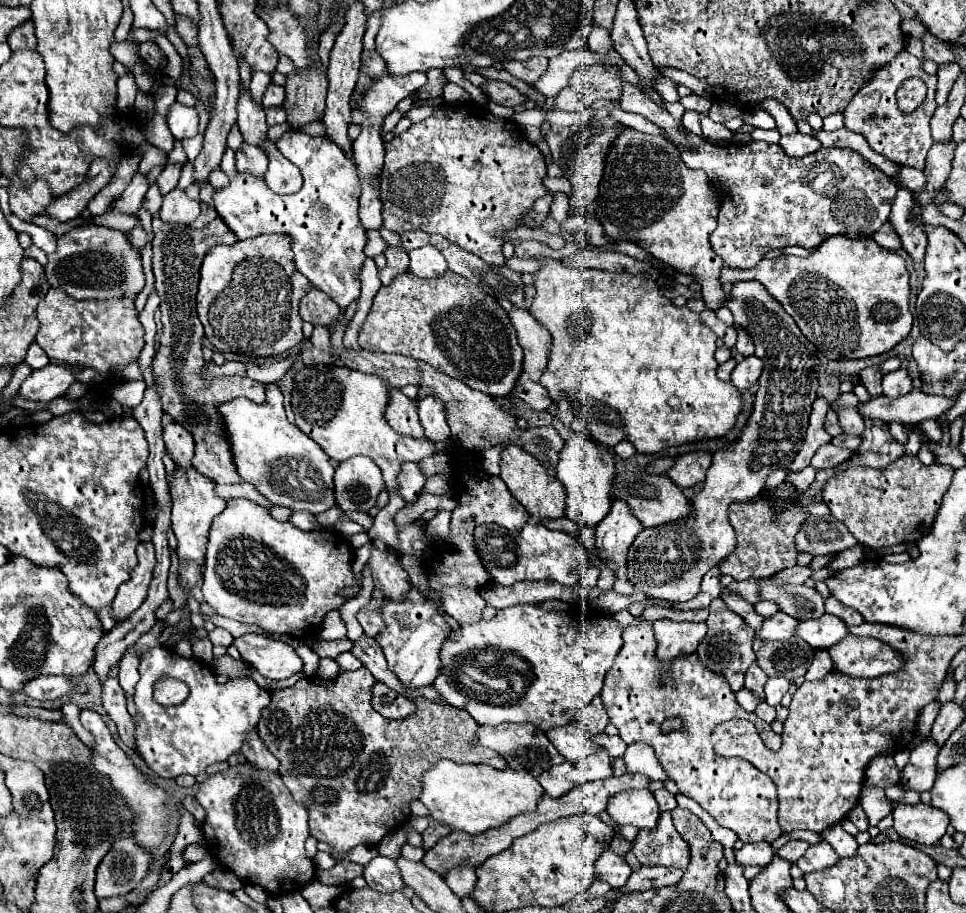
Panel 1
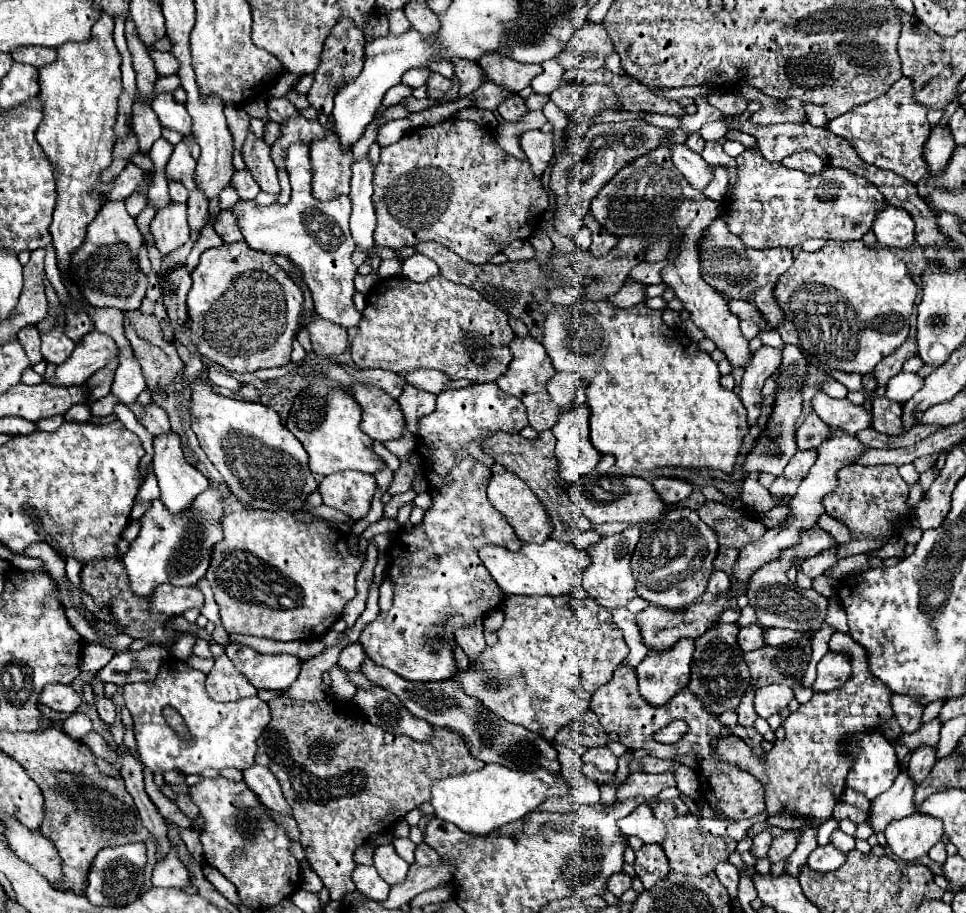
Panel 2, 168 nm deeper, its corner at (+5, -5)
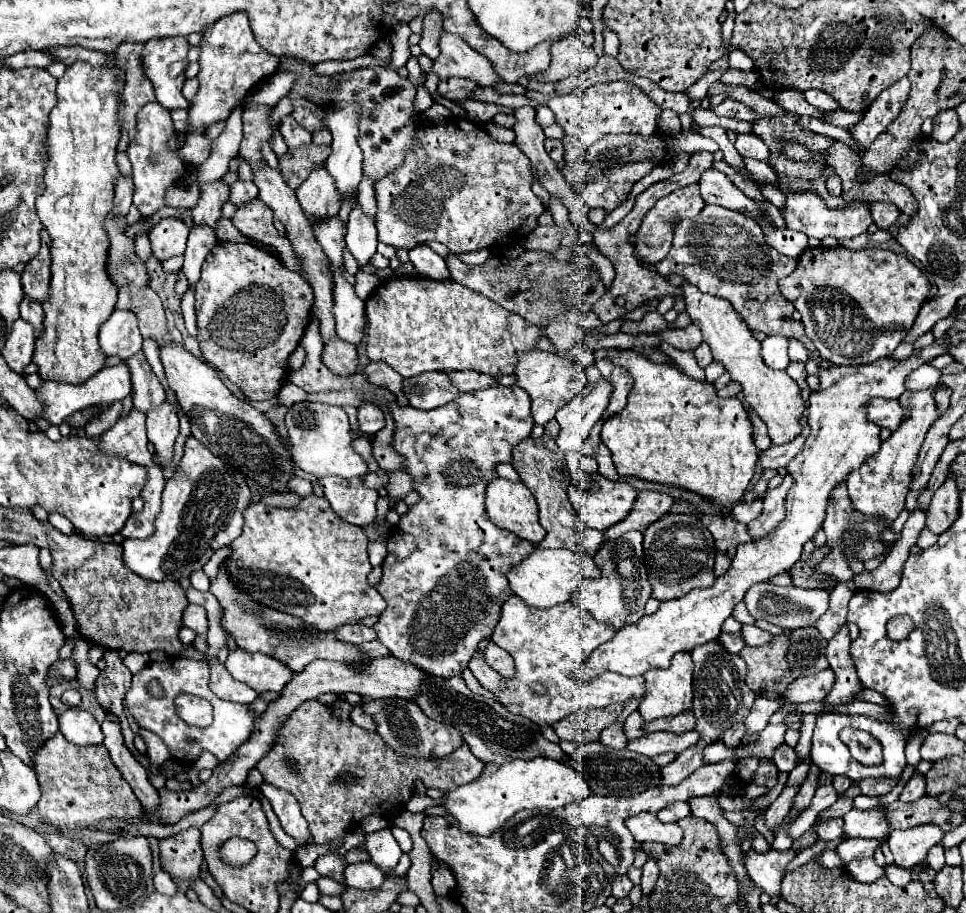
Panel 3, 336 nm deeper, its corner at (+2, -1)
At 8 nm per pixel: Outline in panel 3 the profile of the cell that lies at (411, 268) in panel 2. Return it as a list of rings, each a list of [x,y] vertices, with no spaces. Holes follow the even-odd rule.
[[[424,244],[410,250],[410,262],[414,264],[414,270],[420,276],[430,276],[434,280],[450,278],[448,270],[446,270],[446,264],[444,264],[444,258]]]

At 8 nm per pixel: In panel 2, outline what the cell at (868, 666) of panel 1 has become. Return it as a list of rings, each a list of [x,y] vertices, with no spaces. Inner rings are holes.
[[[827,652],[817,664],[817,680],[813,684],[813,692],[831,692],[847,682],[851,676],[849,658],[843,654]]]

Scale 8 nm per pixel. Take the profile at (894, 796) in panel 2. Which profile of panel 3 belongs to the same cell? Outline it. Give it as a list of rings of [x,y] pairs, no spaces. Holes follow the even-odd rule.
[[[880,804],[870,810],[850,810],[844,816],[844,834],[848,838],[886,838],[890,834],[886,806]]]

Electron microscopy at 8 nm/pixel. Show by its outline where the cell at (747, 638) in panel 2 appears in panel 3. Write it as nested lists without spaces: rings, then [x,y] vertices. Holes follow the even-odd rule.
[[[736,632],[736,634],[720,634],[720,642],[724,644],[724,648],[728,650],[728,652],[740,652],[744,646],[746,646],[746,642],[744,642],[744,638],[742,638],[742,634],[740,632]]]

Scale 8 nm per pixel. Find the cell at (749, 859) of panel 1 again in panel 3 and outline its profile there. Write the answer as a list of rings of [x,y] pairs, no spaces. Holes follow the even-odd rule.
[[[794,786],[794,788],[784,788],[782,794],[774,800],[774,804],[764,812],[764,824],[766,824],[768,830],[776,832],[776,830],[780,828],[780,824],[784,822],[788,810],[790,810],[790,806],[792,806],[792,798],[796,796],[796,792],[798,792],[798,786]]]

